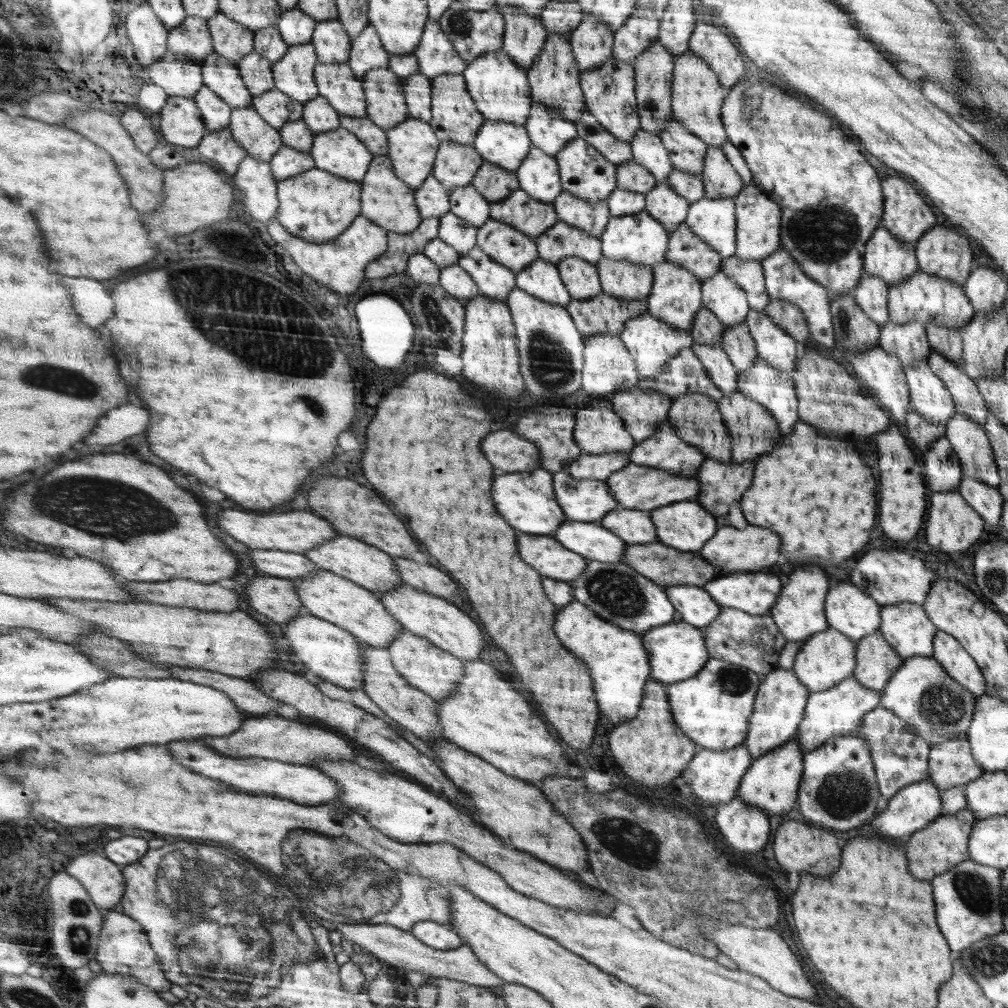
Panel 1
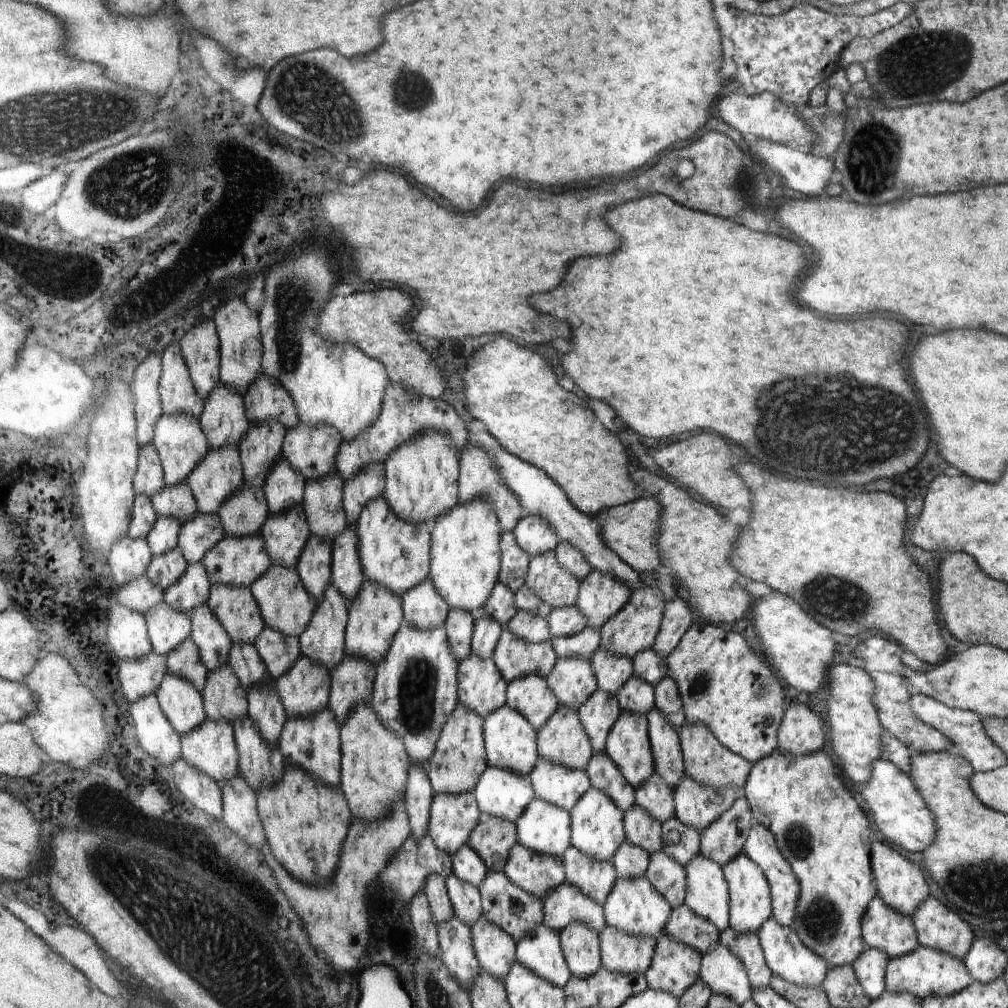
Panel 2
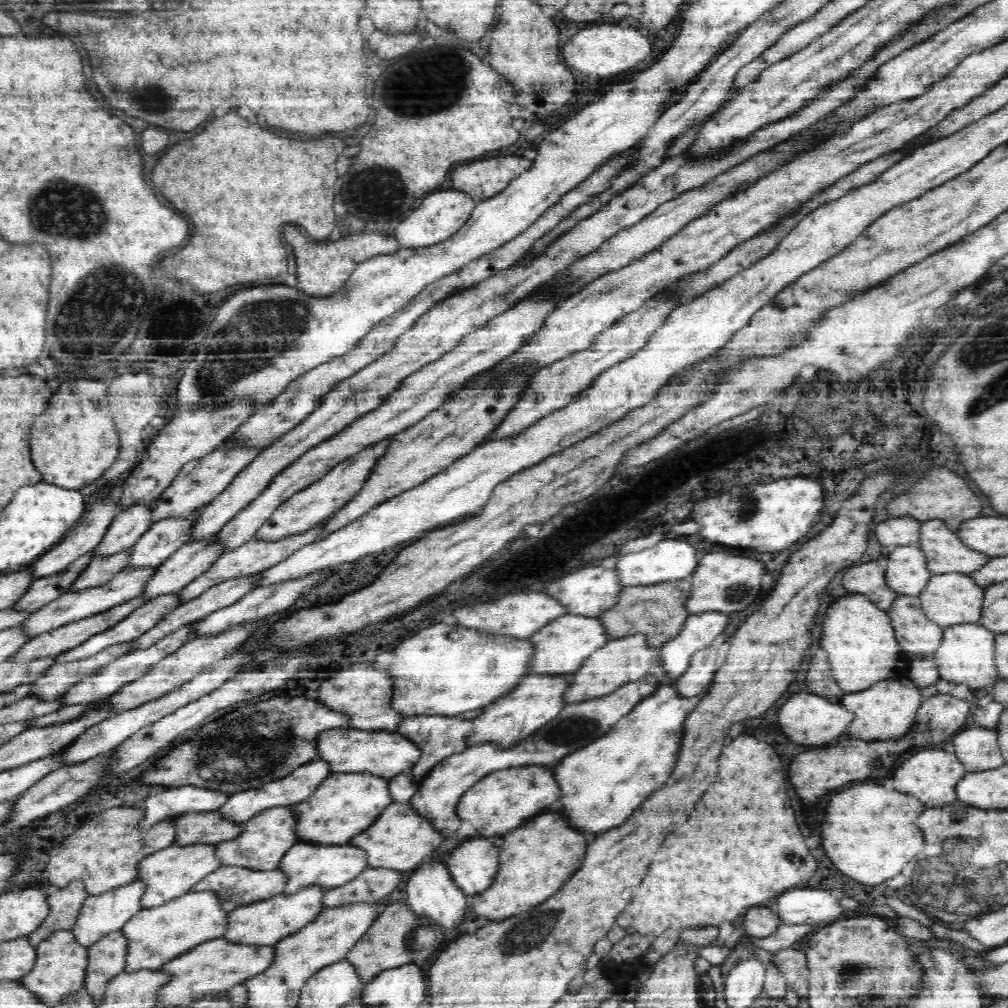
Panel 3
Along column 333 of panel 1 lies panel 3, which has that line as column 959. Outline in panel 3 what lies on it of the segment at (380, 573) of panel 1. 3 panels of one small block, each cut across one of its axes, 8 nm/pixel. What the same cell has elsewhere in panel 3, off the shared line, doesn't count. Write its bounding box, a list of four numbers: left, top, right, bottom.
[919,517,990,573]

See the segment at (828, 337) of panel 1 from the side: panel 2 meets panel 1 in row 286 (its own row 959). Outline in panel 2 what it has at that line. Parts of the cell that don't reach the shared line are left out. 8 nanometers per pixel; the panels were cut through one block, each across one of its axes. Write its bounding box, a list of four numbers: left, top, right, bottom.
[758,916,828,986]

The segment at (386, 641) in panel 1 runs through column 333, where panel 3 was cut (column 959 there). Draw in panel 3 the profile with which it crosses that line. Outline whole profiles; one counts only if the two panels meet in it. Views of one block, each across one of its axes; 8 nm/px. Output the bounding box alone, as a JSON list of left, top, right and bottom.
[918,572,984,628]

